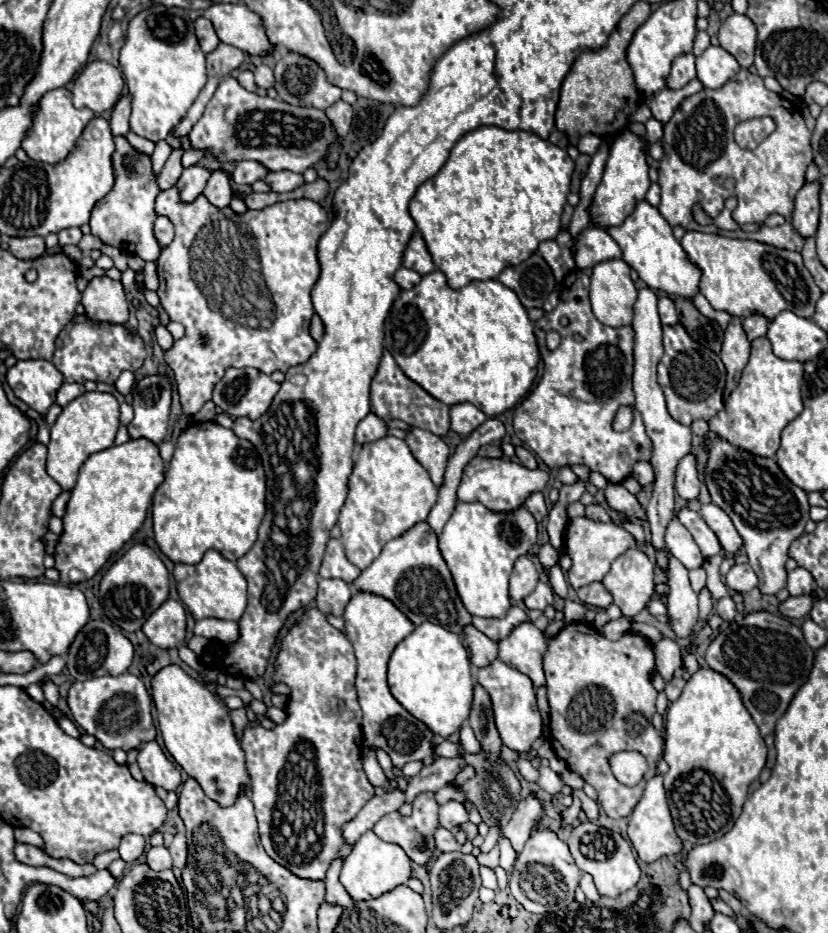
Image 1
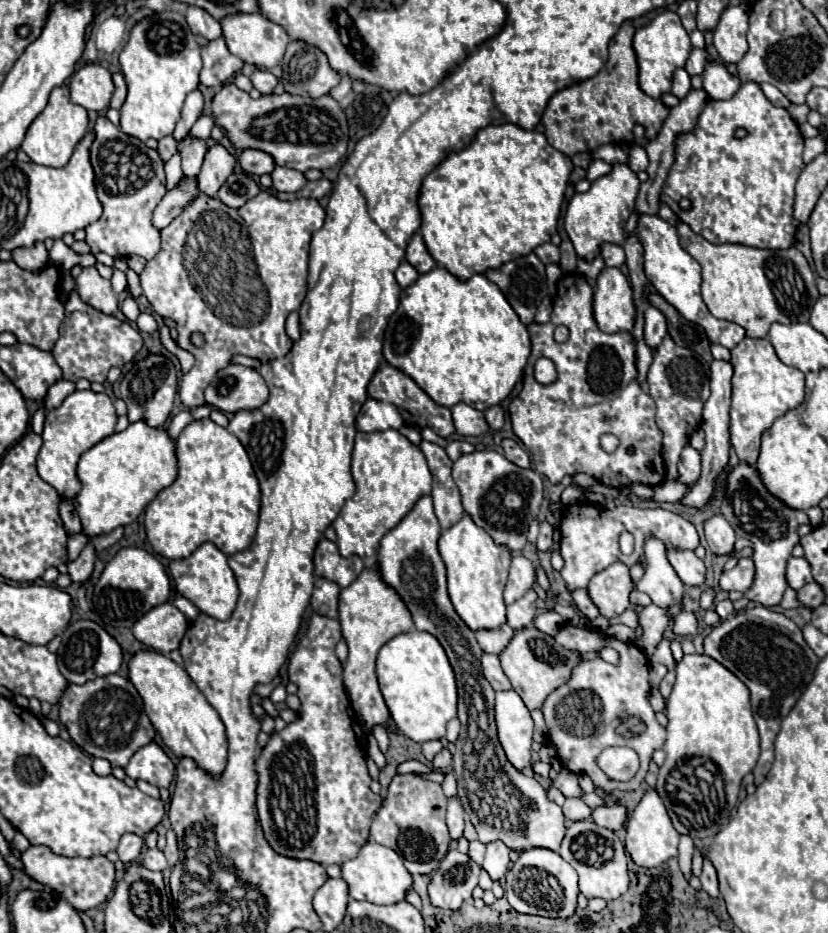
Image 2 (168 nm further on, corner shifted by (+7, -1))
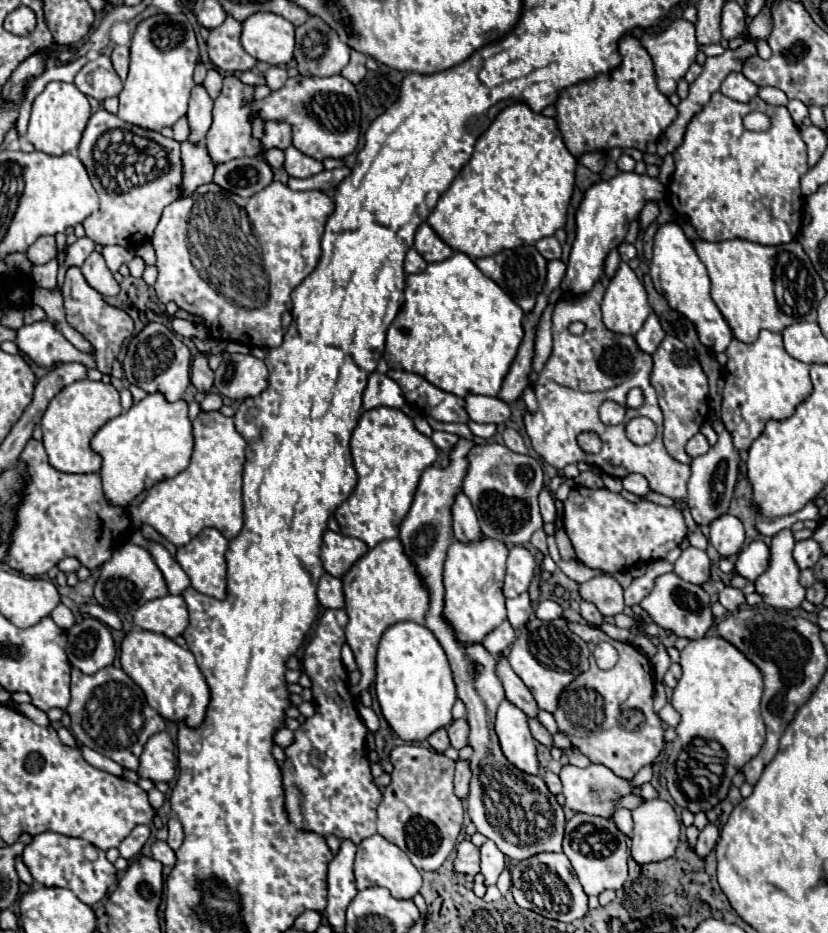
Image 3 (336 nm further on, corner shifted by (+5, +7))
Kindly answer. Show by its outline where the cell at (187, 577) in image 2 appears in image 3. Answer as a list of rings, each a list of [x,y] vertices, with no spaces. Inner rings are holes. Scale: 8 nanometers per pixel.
[[[217,528],[201,530],[189,544],[177,548],[177,562],[191,580],[191,586],[205,596],[223,600],[225,590],[225,552],[229,540]]]

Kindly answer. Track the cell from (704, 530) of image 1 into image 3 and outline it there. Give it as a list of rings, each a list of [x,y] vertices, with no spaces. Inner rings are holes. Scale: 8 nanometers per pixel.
[[[575,486],[565,500],[563,526],[577,560],[607,574],[629,570],[639,562],[661,560],[667,556],[667,544],[679,544],[687,534],[683,514],[673,506],[667,508],[653,502],[633,504],[607,488],[585,486]]]

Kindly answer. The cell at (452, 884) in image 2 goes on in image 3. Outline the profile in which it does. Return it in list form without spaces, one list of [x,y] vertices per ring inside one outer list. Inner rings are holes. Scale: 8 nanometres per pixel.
[[[465,840],[457,846],[455,870],[461,874],[471,874],[471,876],[479,872],[479,848],[471,840]]]

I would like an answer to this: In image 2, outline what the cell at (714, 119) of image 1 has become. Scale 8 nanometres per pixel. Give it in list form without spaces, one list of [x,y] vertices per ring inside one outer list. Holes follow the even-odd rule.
[[[743,82],[733,98],[707,100],[703,112],[697,116],[695,128],[677,136],[675,162],[663,184],[661,202],[667,204],[681,218],[681,222],[689,224],[695,234],[701,234],[713,244],[735,242],[769,250],[791,248],[797,232],[797,222],[793,220],[793,188],[801,170],[805,168],[801,156],[803,136],[789,112],[771,104],[757,82]],[[737,126],[747,130],[747,138],[733,138]],[[681,198],[691,200],[689,212],[679,208]]]

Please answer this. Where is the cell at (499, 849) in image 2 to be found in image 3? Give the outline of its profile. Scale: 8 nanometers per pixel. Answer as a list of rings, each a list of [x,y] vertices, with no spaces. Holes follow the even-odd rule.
[[[487,840],[481,846],[481,874],[485,876],[485,886],[497,882],[503,866],[505,866],[505,854],[491,840]]]

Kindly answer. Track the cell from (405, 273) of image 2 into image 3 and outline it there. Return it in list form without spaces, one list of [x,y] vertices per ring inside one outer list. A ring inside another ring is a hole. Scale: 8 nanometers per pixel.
[[[411,248],[405,258],[405,272],[415,274],[415,272],[423,272],[425,268],[427,268],[427,262],[423,260],[423,256],[415,248]]]

